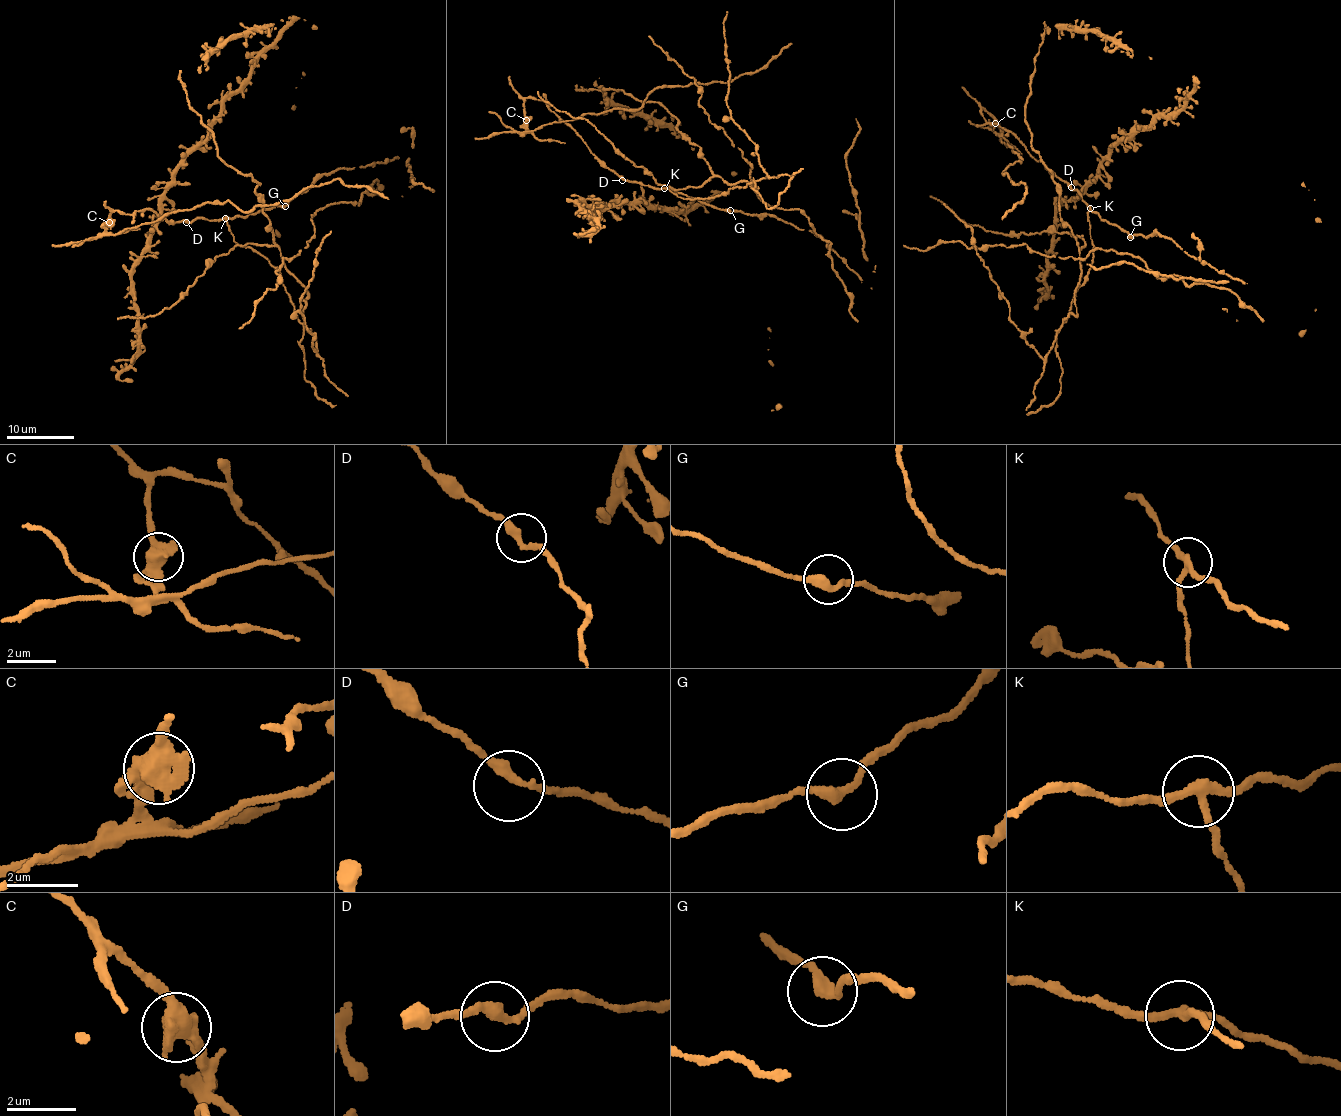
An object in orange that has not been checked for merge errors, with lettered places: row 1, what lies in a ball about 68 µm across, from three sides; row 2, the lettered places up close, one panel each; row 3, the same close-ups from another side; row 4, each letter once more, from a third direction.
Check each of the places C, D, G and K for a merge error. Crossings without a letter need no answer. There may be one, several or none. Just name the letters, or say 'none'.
C, K

